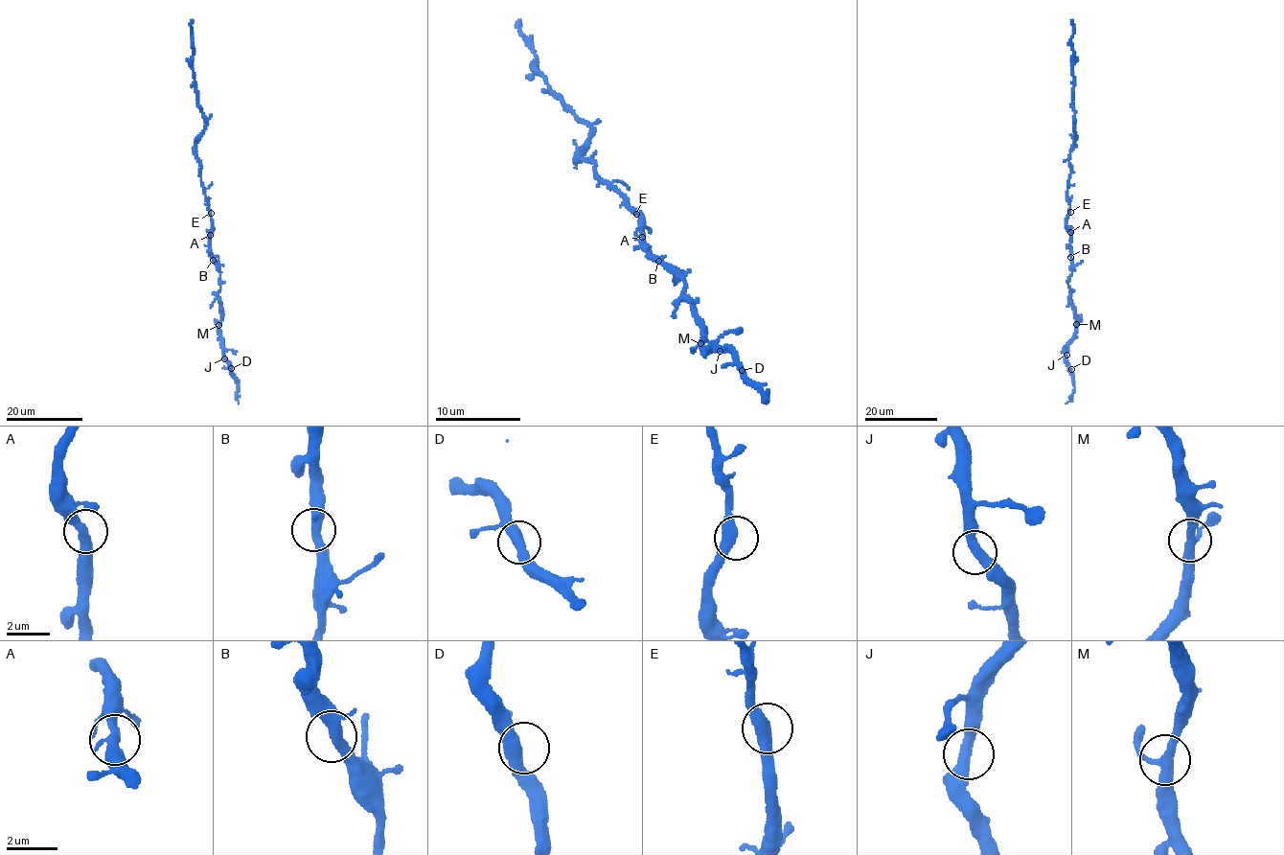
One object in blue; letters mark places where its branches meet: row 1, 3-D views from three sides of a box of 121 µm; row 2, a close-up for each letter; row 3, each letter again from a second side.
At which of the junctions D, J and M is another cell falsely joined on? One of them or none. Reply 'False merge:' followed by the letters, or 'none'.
False merge: none

